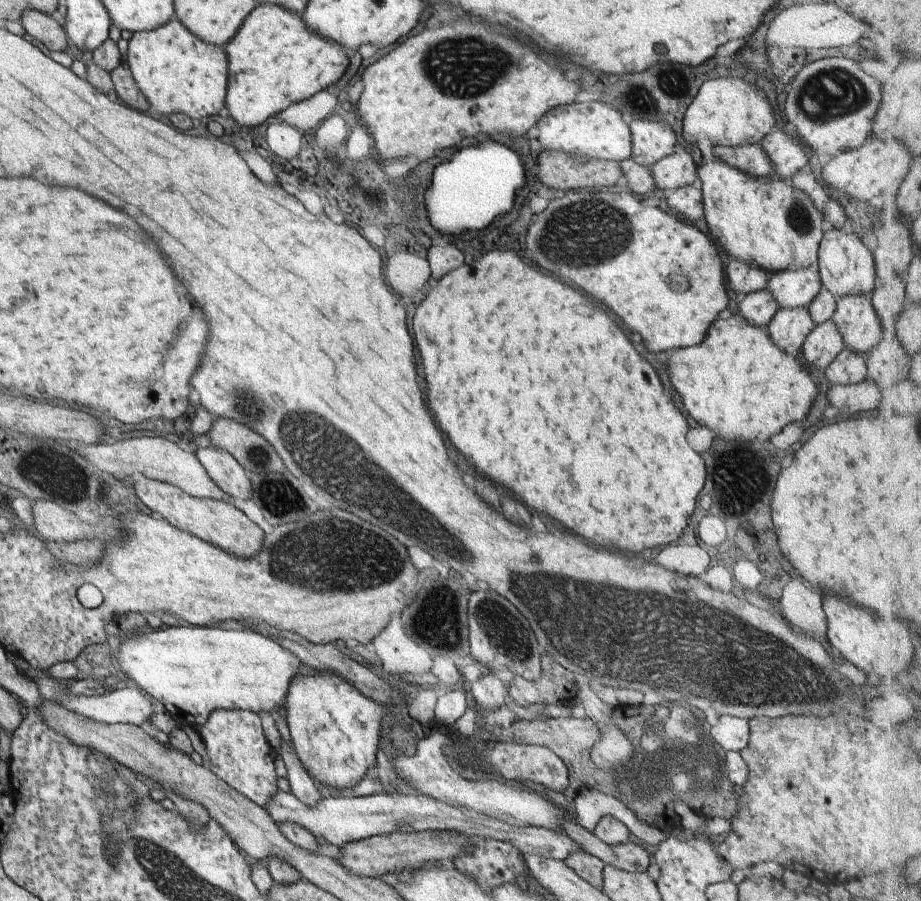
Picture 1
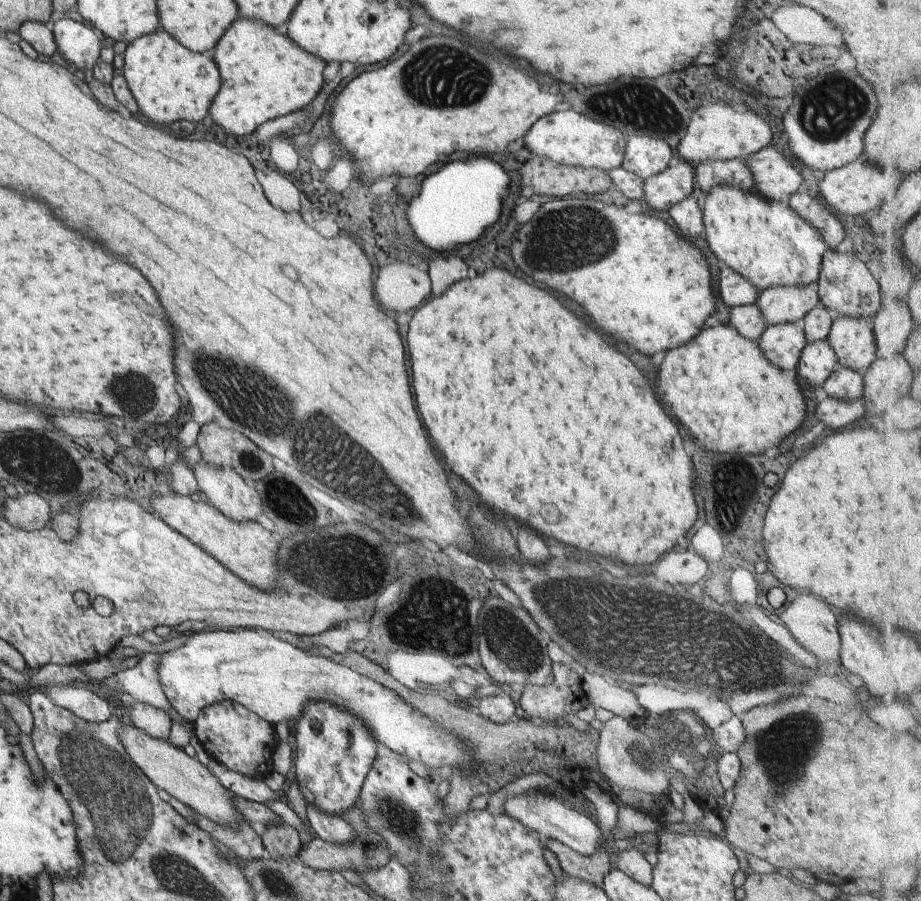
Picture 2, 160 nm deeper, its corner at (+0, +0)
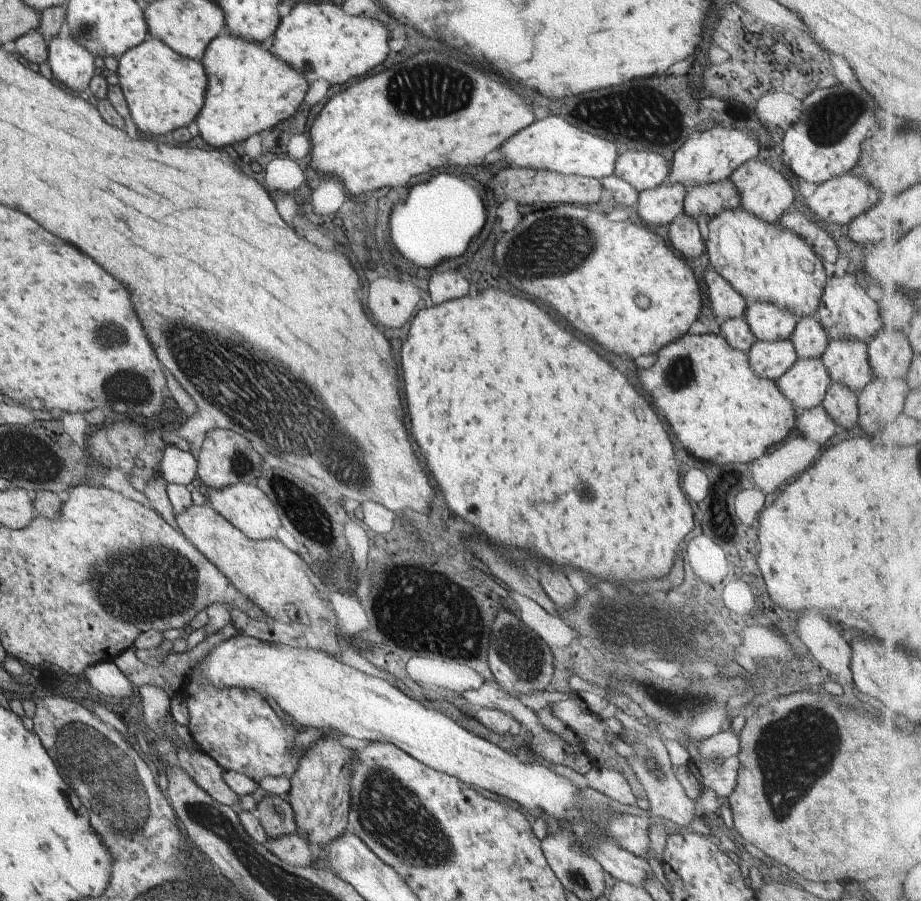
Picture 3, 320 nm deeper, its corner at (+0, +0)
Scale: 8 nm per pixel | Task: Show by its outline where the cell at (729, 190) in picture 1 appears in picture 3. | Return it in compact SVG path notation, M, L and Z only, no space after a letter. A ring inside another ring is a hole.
M742 206L724 209L708 220L707 225L705 248L710 267L725 278L748 305L772 303L799 318L815 315L827 278L821 258L803 237L780 222L769 223L746 212Z

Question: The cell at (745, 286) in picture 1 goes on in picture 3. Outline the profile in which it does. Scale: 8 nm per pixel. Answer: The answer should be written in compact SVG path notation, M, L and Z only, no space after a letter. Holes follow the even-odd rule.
M712 267L704 273L704 282L709 287L710 306L717 320L744 317L747 302Z

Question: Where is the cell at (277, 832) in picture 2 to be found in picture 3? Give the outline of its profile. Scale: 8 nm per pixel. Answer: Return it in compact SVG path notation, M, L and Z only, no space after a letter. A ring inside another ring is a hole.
M272 793L257 804L260 813L258 820L270 840L286 834L298 834L293 809L284 799L283 796Z

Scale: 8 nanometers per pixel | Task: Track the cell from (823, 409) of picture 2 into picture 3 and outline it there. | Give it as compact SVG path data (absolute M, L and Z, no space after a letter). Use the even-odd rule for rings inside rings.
M814 406L810 411L802 410L800 414L796 414L795 427L804 438L812 438L820 445L840 431L838 424L828 416L822 406Z

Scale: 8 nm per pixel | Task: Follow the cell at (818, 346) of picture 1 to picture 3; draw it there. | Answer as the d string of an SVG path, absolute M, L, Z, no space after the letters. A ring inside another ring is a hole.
M800 358L777 381L780 392L792 402L794 411L810 411L821 406L832 378L822 358Z

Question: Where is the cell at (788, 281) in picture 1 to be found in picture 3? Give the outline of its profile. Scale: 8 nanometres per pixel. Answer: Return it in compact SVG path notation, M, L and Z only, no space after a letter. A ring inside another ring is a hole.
M761 302L747 305L744 317L756 341L789 340L799 320L786 309Z

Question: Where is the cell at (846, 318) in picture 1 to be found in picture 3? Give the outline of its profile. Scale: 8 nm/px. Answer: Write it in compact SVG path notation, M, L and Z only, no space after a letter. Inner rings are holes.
M858 338L829 340L822 362L831 373L832 382L860 394L874 378L868 360L867 342Z

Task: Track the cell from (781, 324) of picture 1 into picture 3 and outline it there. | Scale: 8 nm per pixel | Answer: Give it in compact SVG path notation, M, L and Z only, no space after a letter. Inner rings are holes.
M791 340L756 341L747 353L756 376L778 381L798 360Z

